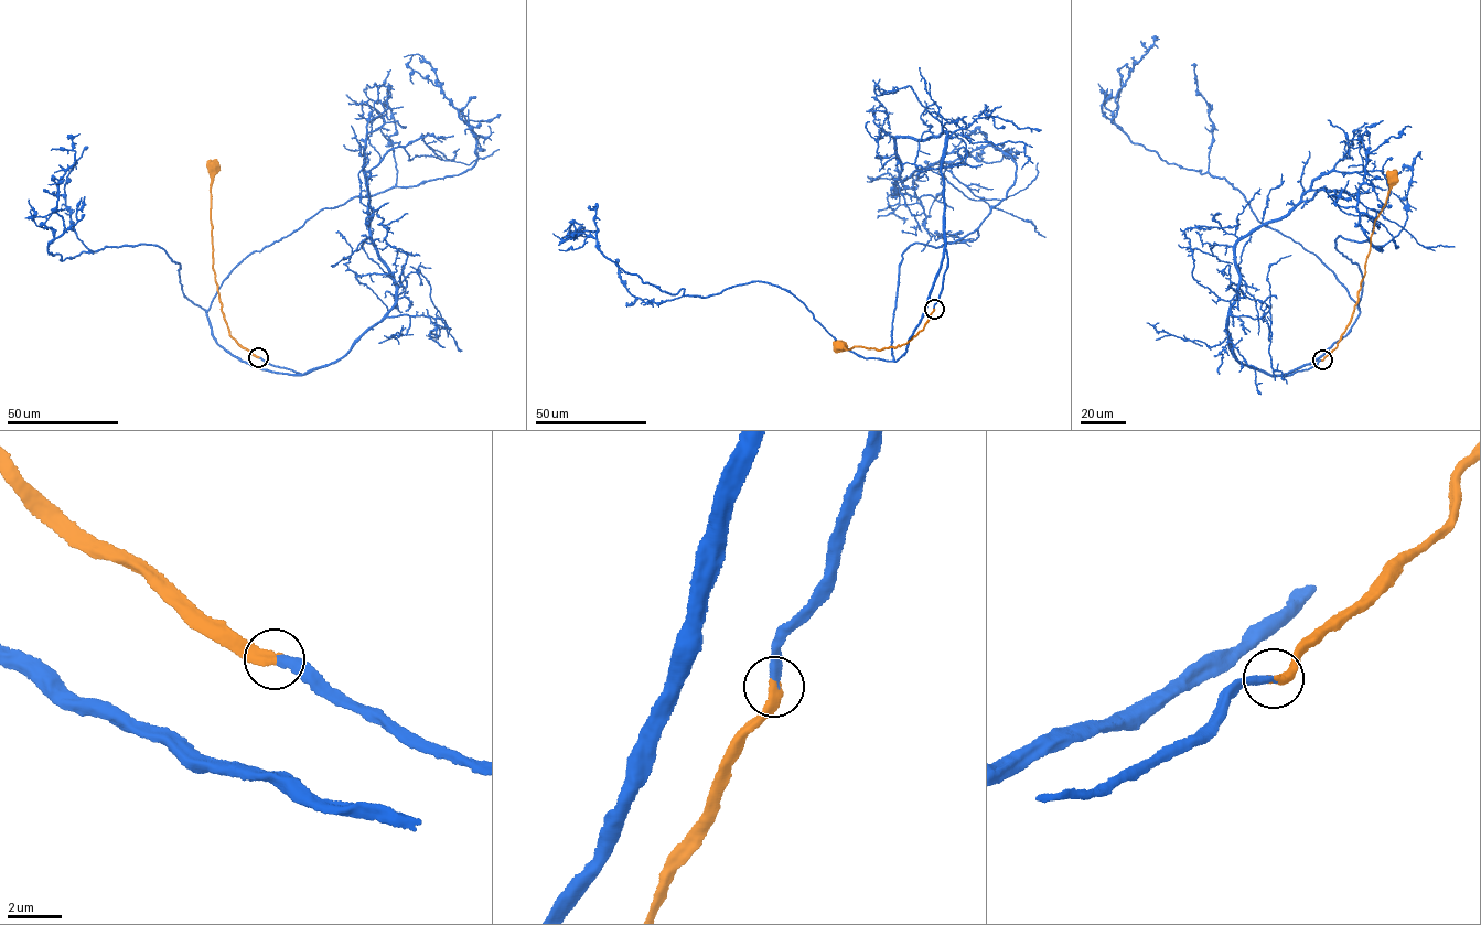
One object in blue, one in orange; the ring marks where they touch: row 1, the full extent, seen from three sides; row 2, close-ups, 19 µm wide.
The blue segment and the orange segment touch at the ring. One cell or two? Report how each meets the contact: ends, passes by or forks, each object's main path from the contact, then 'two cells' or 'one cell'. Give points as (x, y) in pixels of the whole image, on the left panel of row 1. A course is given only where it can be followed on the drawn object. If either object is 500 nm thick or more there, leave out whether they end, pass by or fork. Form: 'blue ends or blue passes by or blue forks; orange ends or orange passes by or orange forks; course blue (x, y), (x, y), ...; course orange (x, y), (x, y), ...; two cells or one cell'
blue ends; orange ends; course blue (258, 357), (300, 374), (215, 340), (206, 310), (235, 266), (320, 211), (474, 164), (430, 64), (404, 56); course orange (258, 357), (232, 337), (222, 310), (213, 269), (211, 215), (215, 165); one cell

